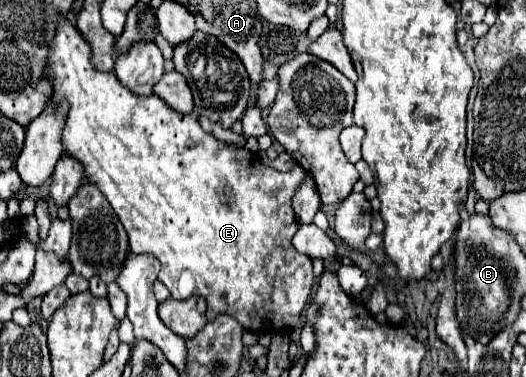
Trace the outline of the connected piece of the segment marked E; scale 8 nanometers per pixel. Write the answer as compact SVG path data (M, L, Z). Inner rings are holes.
M63 18L59 22L57 28L57 36L51 44L51 58L49 58L49 68L47 74L53 78L53 102L59 102L61 98L67 98L71 108L67 114L67 122L63 128L63 146L67 150L67 154L71 154L73 158L77 158L83 168L85 168L85 180L91 180L97 184L97 188L105 194L105 198L109 200L109 204L113 206L115 214L119 216L121 224L127 230L129 236L129 246L131 252L149 252L155 258L159 258L161 262L161 272L159 272L159 280L169 288L173 298L185 298L189 296L189 288L185 288L185 276L193 280L193 290L191 294L199 294L207 300L207 322L213 322L219 314L227 314L233 316L245 330L251 332L273 332L273 330L293 330L309 302L309 296L313 292L313 266L311 266L311 258L307 258L305 254L299 254L291 240L295 236L295 232L299 230L299 222L295 218L293 206L291 206L291 198L297 192L297 188L307 180L313 178L307 170L303 170L303 166L295 166L289 172L279 172L267 164L263 164L251 150L247 148L237 148L229 142L221 142L215 136L207 134L201 130L199 122L197 122L197 114L175 114L161 98L157 98L155 94L141 98L135 94L129 94L129 90L125 86L121 86L117 82L117 78L111 72L97 72L91 64L89 64L89 46L83 40L83 36L79 34L79 30L67 20Z

